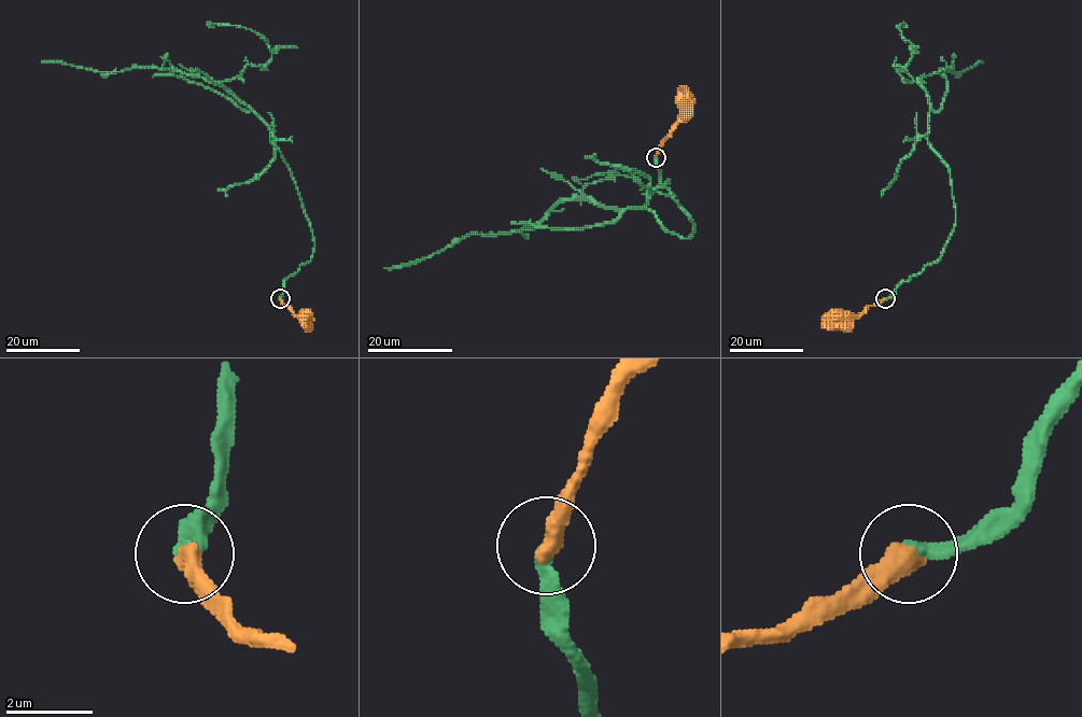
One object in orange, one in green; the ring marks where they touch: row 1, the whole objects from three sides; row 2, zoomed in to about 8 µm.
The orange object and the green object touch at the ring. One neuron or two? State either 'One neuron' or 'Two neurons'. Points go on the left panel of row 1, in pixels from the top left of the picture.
One neuron

